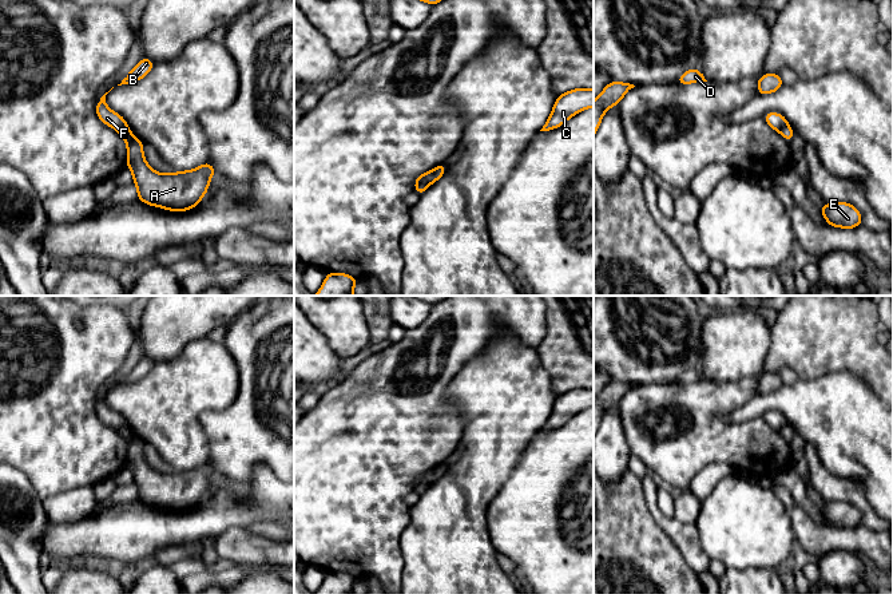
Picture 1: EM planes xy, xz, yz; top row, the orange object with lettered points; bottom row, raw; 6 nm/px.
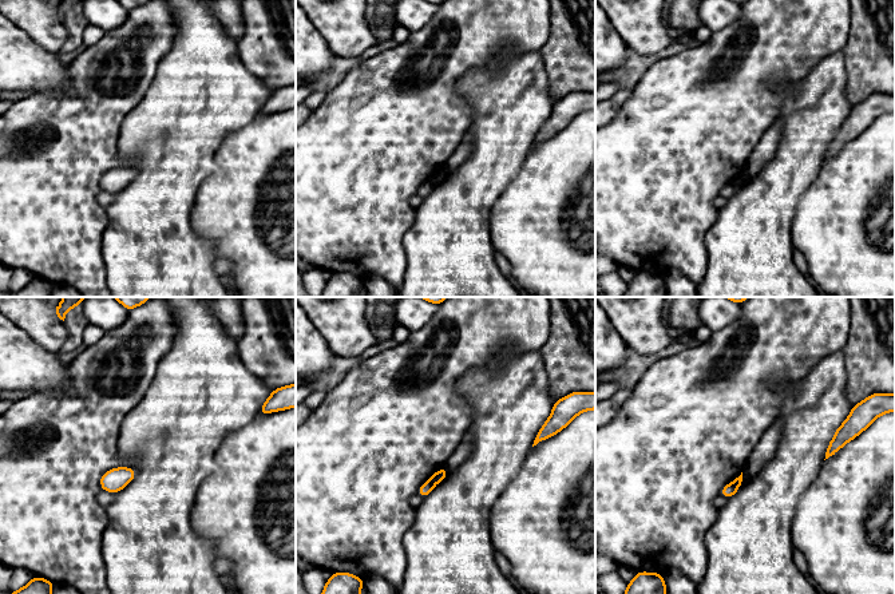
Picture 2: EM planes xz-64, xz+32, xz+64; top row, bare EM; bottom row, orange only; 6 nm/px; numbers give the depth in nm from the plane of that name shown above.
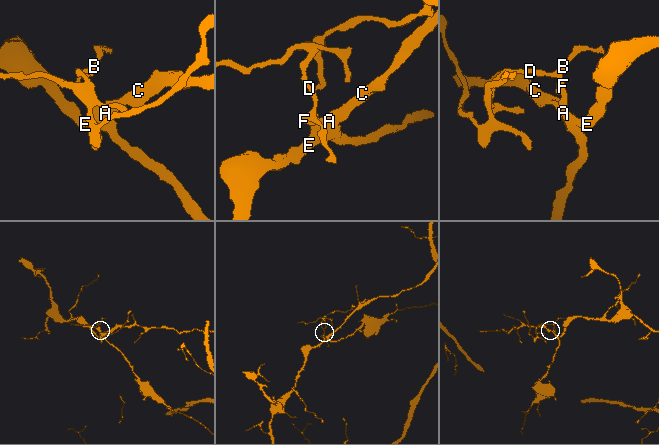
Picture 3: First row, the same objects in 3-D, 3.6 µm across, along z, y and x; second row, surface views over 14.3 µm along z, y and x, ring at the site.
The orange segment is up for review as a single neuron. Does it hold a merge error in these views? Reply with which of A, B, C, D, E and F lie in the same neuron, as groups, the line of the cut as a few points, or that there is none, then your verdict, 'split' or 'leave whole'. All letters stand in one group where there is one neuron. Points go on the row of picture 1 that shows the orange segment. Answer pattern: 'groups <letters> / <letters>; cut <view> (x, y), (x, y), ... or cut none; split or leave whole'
groups A C E / B D F; cut xy (127, 127), (116, 130); split

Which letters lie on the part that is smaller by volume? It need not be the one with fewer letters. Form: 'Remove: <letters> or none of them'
Remove: B, D, F

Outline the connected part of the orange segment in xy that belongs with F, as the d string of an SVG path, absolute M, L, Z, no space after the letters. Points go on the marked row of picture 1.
M106 92L95 106L95 111L96 111L98 118L104 124L115 128L116 131L123 127L128 128L128 124L124 120L124 118L107 107L107 104L106 104L106 95L107 94L108 92Z

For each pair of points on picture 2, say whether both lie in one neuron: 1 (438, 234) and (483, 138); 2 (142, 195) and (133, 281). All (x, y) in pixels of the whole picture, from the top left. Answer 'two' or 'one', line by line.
1: one
2: one

